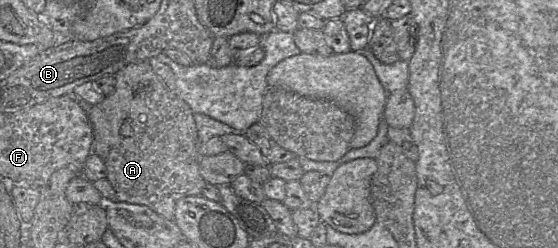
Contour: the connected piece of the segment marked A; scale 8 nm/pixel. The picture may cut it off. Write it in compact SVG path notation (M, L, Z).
M147 61L128 64L114 78L114 91L87 110L93 129L92 152L104 162L106 179L114 188L117 201L147 206L165 219L173 220L177 200L199 195L206 184L199 170L199 140L194 113L175 90L164 85Z

